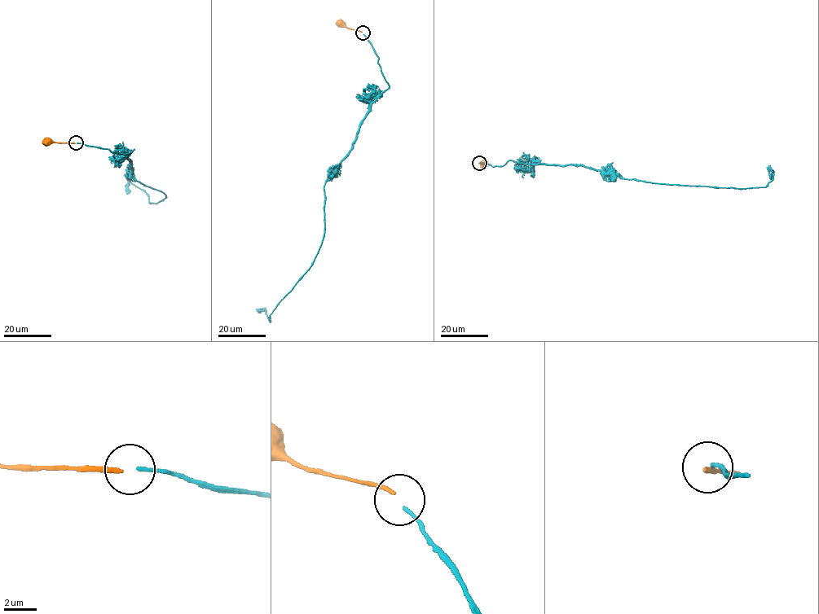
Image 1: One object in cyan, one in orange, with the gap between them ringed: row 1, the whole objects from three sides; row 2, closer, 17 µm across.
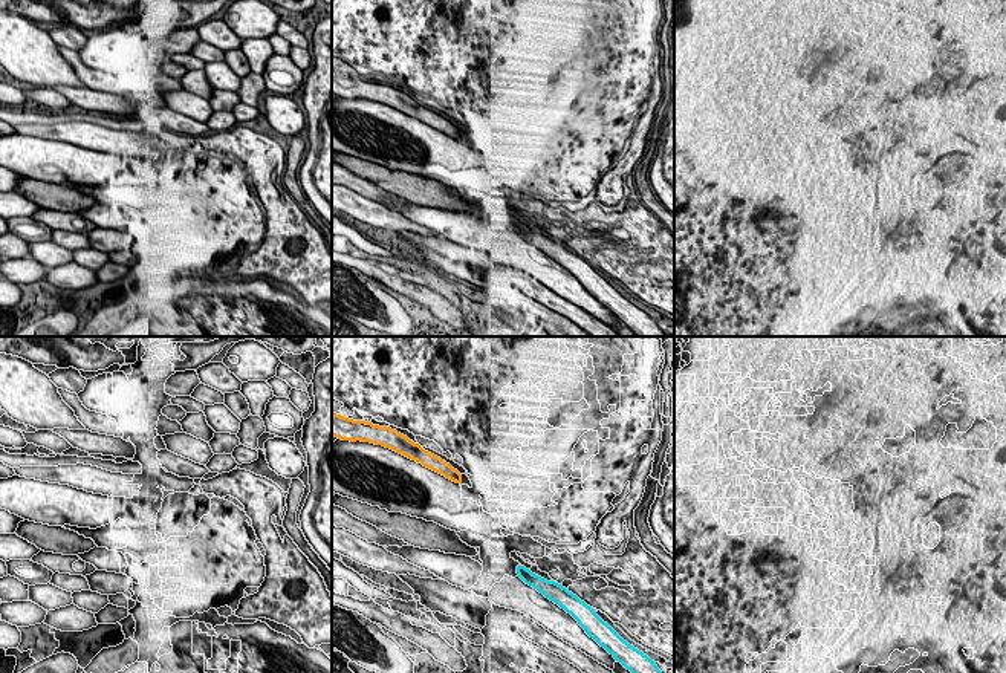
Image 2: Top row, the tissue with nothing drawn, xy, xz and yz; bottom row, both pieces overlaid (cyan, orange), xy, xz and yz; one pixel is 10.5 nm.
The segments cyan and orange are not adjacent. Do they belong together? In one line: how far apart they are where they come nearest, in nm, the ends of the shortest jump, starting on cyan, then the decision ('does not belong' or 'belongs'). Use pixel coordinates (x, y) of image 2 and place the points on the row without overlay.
1050 nm | xz (517, 224), (460, 139) | does not belong

